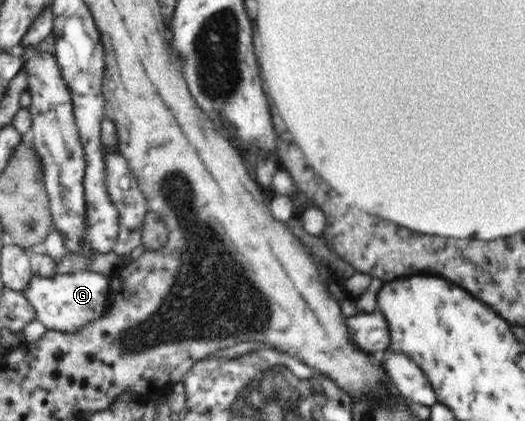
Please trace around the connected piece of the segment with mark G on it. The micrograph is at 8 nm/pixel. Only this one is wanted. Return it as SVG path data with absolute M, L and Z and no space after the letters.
M75 271L74 273L55 275L51 278L33 275L22 295L33 305L39 322L42 322L47 329L74 333L88 322L97 320L104 315L109 304L110 283L109 277L93 271Z

